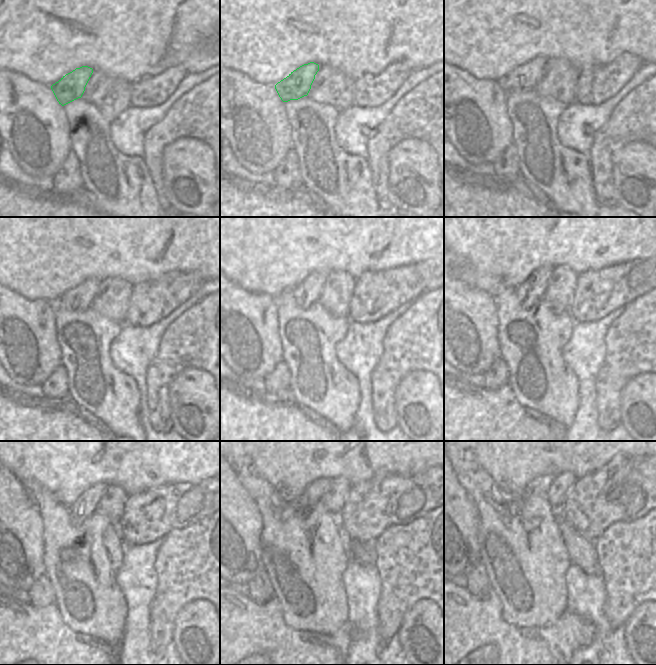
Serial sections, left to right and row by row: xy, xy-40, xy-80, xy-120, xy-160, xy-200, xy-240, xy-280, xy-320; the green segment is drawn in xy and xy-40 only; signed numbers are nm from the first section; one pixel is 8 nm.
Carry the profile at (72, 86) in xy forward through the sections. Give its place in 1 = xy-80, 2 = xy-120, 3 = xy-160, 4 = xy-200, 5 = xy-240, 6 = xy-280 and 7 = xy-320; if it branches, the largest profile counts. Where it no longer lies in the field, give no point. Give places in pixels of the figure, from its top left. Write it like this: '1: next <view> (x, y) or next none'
1: next xy-80 (523, 78)
2: next xy-120 (78, 299)
3: next xy-160 (307, 292)
4: next xy-200 (531, 291)
5: next xy-240 (87, 503)
6: next xy-280 (313, 494)
7: next xy-320 (540, 485)

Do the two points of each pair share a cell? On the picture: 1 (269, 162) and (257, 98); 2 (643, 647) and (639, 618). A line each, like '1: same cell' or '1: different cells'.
1: same cell
2: same cell

